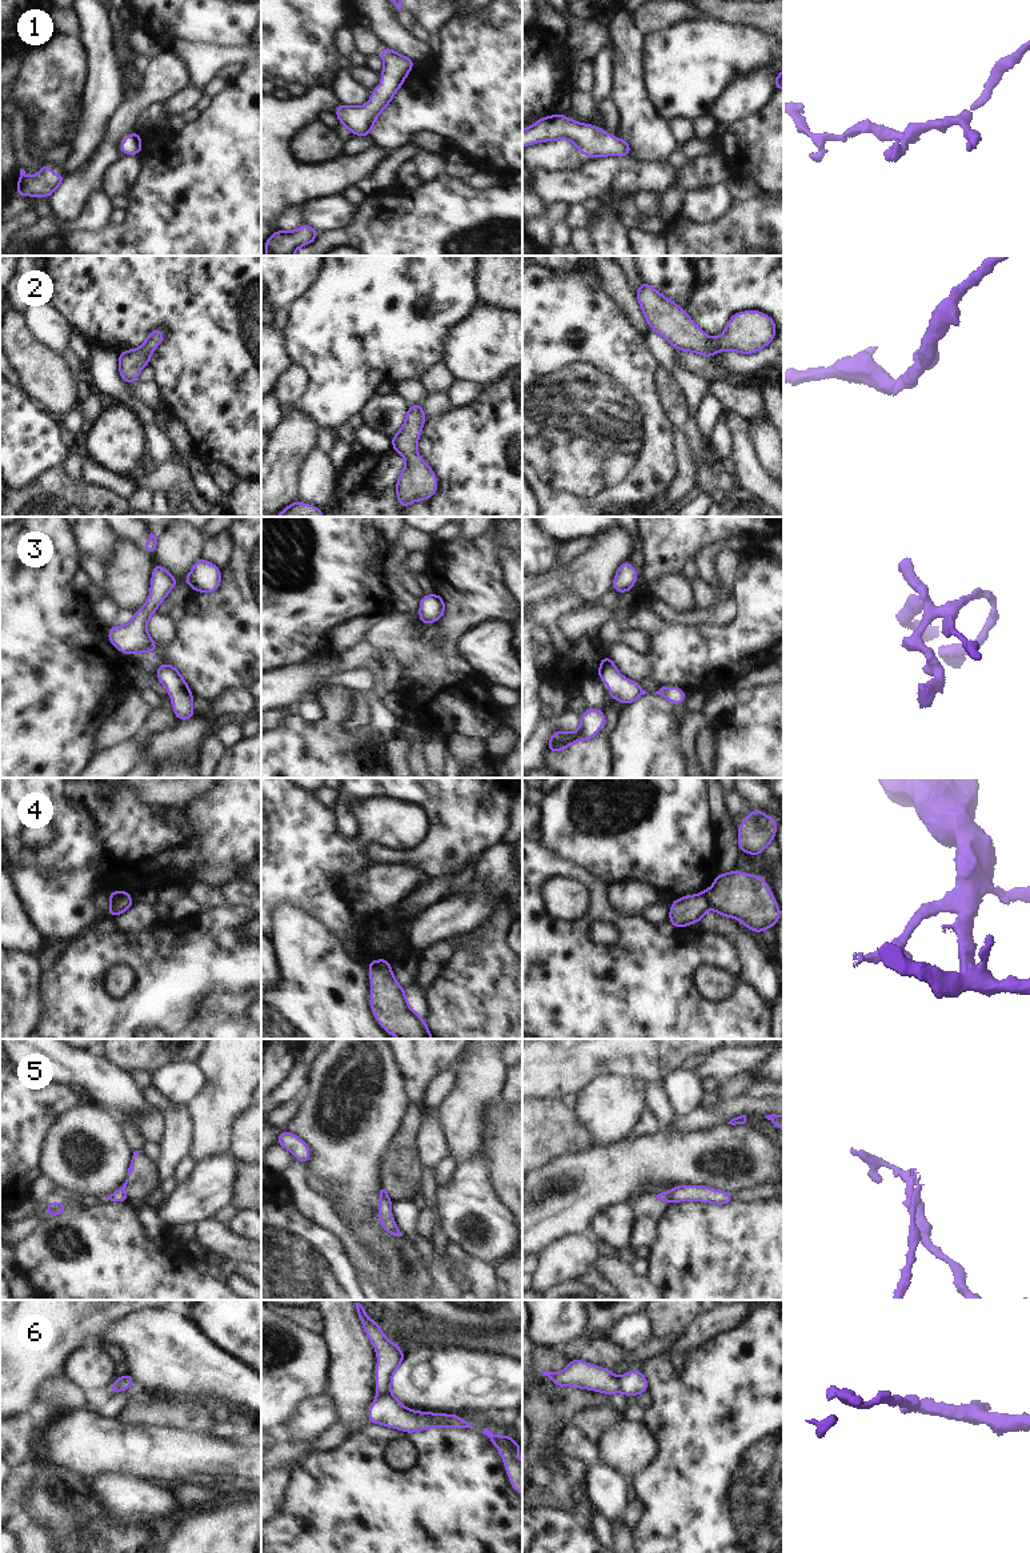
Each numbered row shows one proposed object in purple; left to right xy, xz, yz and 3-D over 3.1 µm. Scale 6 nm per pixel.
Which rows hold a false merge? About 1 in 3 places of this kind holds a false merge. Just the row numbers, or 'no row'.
4, 5, 6

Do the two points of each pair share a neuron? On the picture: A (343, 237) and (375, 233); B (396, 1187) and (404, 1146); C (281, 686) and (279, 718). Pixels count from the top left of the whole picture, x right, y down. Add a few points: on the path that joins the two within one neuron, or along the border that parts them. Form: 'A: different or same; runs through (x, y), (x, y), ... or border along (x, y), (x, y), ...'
A: same; runs through (351, 237), (367, 233)
B: same; runs through (403, 1176), (404, 1156)
C: different; border along (299, 703), (275, 711)

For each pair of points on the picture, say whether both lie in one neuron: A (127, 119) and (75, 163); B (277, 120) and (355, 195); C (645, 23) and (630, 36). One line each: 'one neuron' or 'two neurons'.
A: two neurons
B: two neurons
C: two neurons

